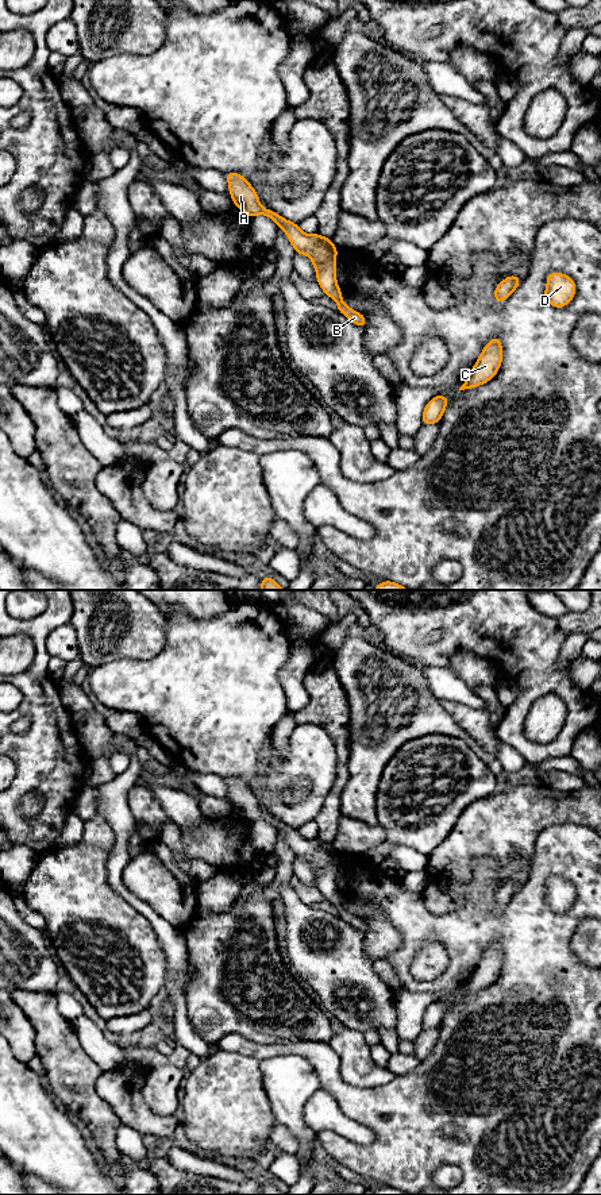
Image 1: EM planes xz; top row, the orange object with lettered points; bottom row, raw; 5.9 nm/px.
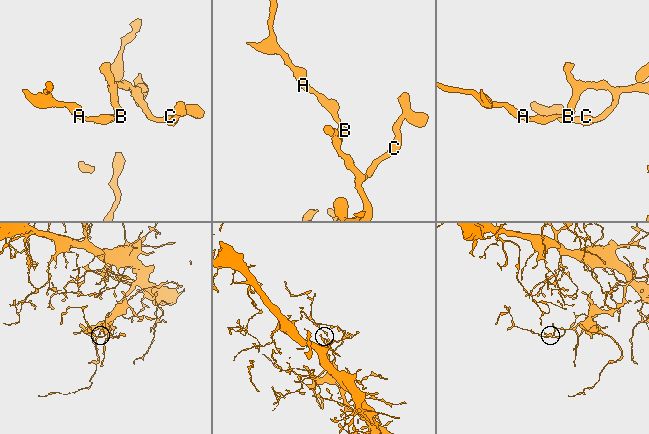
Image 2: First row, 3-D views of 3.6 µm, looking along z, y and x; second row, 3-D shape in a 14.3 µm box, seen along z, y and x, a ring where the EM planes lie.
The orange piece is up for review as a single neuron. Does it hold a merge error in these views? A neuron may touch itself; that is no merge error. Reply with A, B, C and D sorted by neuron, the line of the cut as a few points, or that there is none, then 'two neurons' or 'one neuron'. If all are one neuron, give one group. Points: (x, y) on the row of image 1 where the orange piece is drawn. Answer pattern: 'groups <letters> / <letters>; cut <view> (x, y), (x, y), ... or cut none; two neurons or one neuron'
groups A B C D; cut none; one neuron

